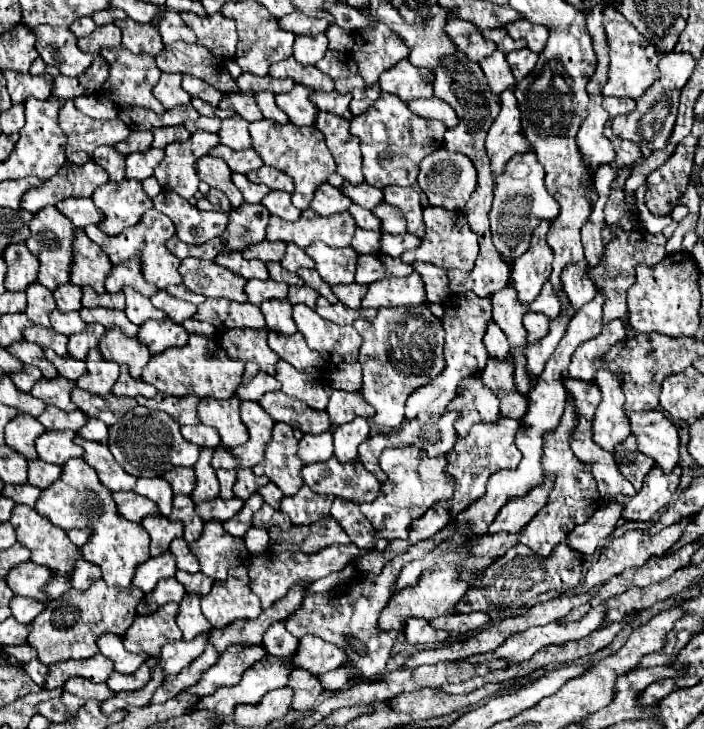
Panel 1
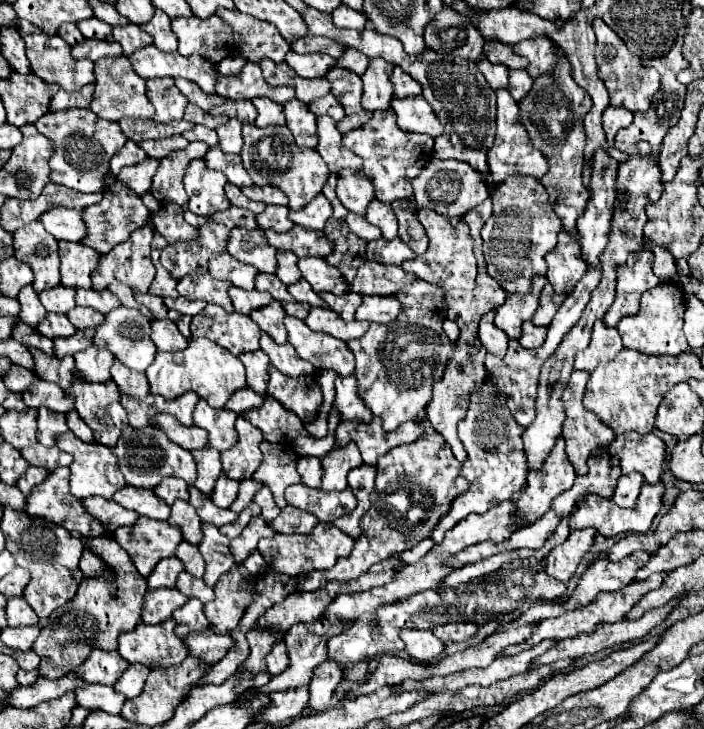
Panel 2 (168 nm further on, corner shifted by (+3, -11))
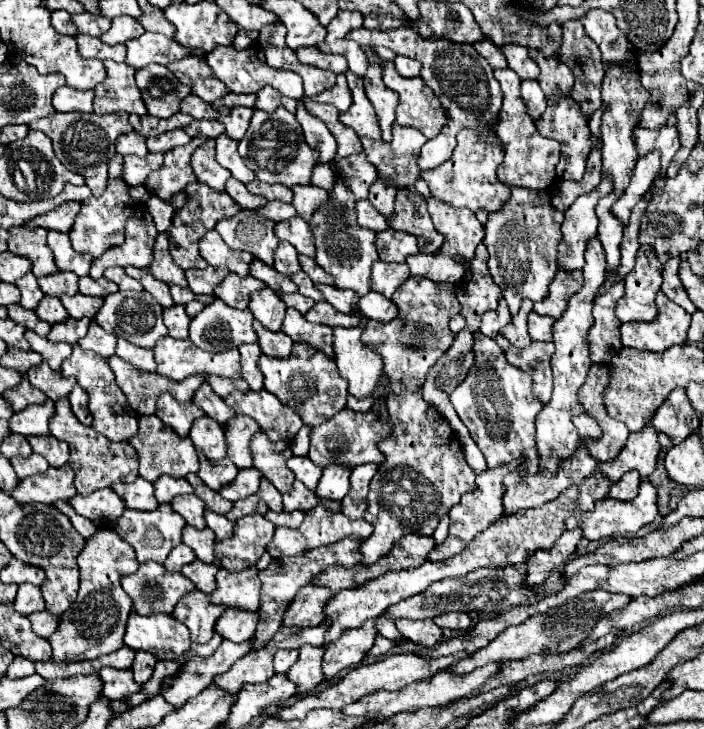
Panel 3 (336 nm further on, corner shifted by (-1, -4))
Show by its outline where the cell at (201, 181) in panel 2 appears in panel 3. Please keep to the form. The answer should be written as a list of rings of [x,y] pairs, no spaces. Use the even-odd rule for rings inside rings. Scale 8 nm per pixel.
[[[206,140],[200,148],[194,150],[192,168],[194,168],[194,174],[198,174],[200,182],[208,184],[210,188],[218,192],[224,190],[224,184],[230,178],[230,172],[224,166],[220,166],[216,160],[214,140]]]

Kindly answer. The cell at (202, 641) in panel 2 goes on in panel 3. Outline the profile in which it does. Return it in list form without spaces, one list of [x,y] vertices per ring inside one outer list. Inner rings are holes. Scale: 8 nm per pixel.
[[[228,608],[216,622],[216,632],[224,636],[224,640],[244,642],[250,640],[256,632],[256,624],[260,620],[260,612],[244,612],[240,608]]]

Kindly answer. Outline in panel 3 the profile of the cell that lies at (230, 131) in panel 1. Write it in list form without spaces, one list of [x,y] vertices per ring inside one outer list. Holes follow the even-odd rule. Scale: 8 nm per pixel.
[[[232,108],[228,116],[220,116],[218,120],[226,126],[228,136],[232,136],[234,140],[242,140],[242,136],[248,130],[252,114],[254,114],[254,108]]]

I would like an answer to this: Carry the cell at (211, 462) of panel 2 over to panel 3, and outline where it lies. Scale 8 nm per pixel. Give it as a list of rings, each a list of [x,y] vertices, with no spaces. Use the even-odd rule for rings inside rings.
[[[202,416],[192,424],[190,428],[190,438],[198,450],[202,450],[210,460],[222,460],[226,458],[226,438],[224,438],[224,426],[210,418]]]

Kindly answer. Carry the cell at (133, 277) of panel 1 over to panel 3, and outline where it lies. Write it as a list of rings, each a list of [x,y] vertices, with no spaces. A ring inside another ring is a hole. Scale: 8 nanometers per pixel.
[[[136,206],[132,216],[126,222],[126,240],[124,244],[104,252],[104,256],[96,258],[90,268],[92,278],[102,278],[104,270],[110,266],[136,266],[136,268],[148,268],[152,260],[152,244],[156,238],[154,220],[148,212],[148,208]]]

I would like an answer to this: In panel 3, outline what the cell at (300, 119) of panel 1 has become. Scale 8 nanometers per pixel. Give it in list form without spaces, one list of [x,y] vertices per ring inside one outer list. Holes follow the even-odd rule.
[[[298,102],[298,112],[296,112],[298,122],[302,124],[304,130],[304,138],[308,142],[310,148],[318,150],[318,164],[326,164],[332,162],[336,158],[336,140],[330,134],[330,130],[326,128],[324,122],[320,122],[316,116],[312,116],[302,102]]]

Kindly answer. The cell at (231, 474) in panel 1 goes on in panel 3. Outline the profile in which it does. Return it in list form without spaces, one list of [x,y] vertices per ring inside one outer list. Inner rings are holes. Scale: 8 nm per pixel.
[[[198,452],[198,460],[200,460],[200,470],[198,470],[198,476],[202,478],[202,482],[206,486],[210,486],[212,490],[220,492],[220,488],[224,484],[230,484],[234,478],[236,478],[236,472],[238,468],[232,464],[232,460],[228,458],[222,458],[220,462],[212,462],[208,460],[202,452]]]

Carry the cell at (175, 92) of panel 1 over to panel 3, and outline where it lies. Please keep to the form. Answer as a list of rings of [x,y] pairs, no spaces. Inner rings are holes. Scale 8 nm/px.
[[[150,64],[148,68],[136,70],[136,84],[142,92],[148,114],[158,118],[176,114],[180,102],[190,94],[190,88],[180,84],[176,76],[172,76],[172,72],[160,64]],[[162,78],[166,78],[166,84],[160,84]]]

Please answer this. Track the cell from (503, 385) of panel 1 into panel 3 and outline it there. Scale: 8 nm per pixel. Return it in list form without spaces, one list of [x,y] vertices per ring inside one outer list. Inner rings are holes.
[[[532,342],[524,352],[516,352],[510,348],[506,352],[508,362],[518,366],[522,372],[528,372],[534,380],[536,396],[540,396],[542,404],[546,404],[552,396],[552,370],[550,370],[550,356],[554,352],[552,342]]]

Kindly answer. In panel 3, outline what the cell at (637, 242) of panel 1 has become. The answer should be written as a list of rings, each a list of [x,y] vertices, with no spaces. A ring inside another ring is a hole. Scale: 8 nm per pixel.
[[[640,246],[636,254],[636,264],[630,274],[626,274],[626,294],[616,306],[616,316],[620,322],[652,322],[658,314],[656,294],[662,284],[660,264],[656,264],[656,254],[648,246]]]

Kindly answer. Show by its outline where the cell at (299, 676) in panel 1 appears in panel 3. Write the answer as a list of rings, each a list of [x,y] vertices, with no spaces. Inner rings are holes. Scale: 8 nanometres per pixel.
[[[376,618],[366,620],[356,630],[344,630],[342,636],[328,644],[322,670],[326,680],[332,680],[336,674],[340,674],[346,668],[352,668],[362,662],[366,652],[372,648],[376,638]]]

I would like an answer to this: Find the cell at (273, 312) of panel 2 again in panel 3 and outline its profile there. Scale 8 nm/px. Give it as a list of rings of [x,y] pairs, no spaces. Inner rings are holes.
[[[262,288],[262,290],[256,290],[250,296],[248,310],[254,314],[256,320],[262,322],[264,328],[276,332],[282,326],[286,306],[284,306],[284,302],[270,288]]]

